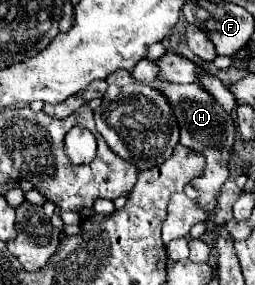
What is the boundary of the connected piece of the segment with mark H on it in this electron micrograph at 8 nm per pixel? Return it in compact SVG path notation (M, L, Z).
M142 58L134 68L132 68L132 78L134 82L152 86L154 90L158 90L168 104L172 106L172 114L178 122L180 128L180 144L194 150L196 154L202 154L206 158L206 166L202 170L202 174L198 178L192 180L192 186L200 192L200 196L196 198L196 204L208 214L208 218L212 218L216 214L216 204L218 204L218 196L222 192L224 182L230 178L230 170L228 170L228 160L230 160L230 152L234 148L236 142L236 126L234 126L234 116L230 112L226 112L212 96L210 92L200 84L200 82L190 82L190 84L176 84L176 82L168 82L168 80L160 80L160 70L156 60L148 60Z

